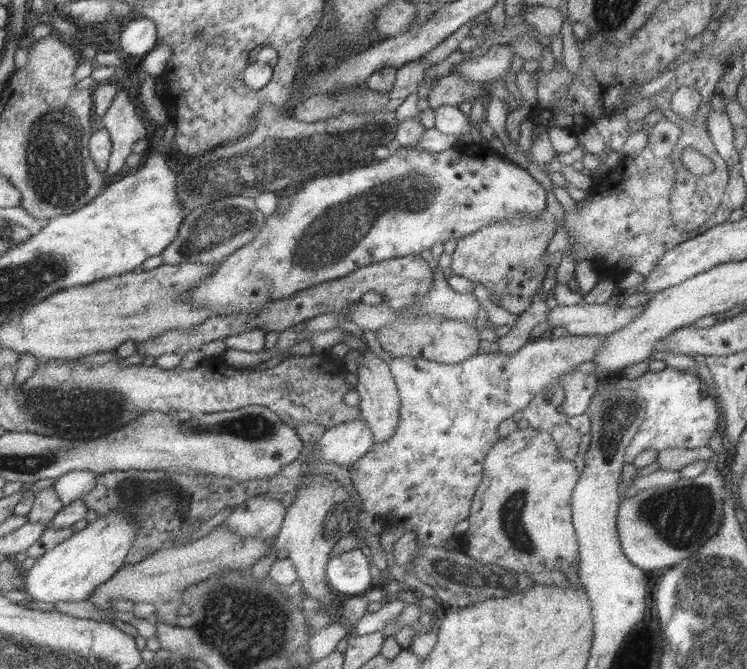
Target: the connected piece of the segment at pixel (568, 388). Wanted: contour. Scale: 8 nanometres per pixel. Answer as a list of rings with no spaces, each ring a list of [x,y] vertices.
[[[575,371],[563,375],[561,378],[564,392],[562,413],[569,418],[583,414],[588,406],[589,399],[596,393],[600,380],[599,372],[585,374]]]

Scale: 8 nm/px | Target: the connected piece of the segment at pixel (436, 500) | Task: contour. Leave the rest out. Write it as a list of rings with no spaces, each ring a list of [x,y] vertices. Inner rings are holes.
[[[545,335],[525,341],[525,344],[523,344],[517,352],[513,352],[513,354],[506,355],[505,353],[491,353],[488,351],[482,354],[475,354],[466,358],[464,361],[459,361],[457,364],[452,365],[408,356],[393,357],[389,363],[389,367],[400,400],[397,426],[393,434],[386,441],[372,445],[359,460],[356,460],[348,467],[351,484],[353,484],[354,489],[357,491],[357,496],[361,501],[359,510],[376,516],[377,519],[380,519],[380,522],[385,519],[384,516],[390,514],[390,516],[393,516],[396,520],[391,527],[403,528],[404,532],[415,532],[416,546],[420,546],[420,548],[425,548],[426,546],[443,548],[445,542],[454,536],[453,530],[455,530],[455,525],[460,520],[465,520],[470,513],[472,496],[482,479],[483,464],[481,464],[481,462],[483,462],[491,446],[501,438],[501,436],[497,434],[499,422],[511,417],[517,411],[522,411],[533,396],[536,396],[543,390],[543,388],[549,384],[550,380],[555,379],[555,376],[566,374],[566,372],[570,372],[570,370],[573,370],[578,364],[592,360],[597,349],[602,345],[602,337],[603,336],[600,335],[566,335],[557,339],[550,339],[549,335]]]

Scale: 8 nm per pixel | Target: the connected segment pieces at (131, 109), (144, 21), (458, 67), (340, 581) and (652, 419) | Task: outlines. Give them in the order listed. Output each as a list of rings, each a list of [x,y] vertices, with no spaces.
[[[118,88],[110,105],[101,117],[103,128],[110,134],[111,150],[107,158],[107,168],[103,172],[105,180],[109,174],[125,169],[126,156],[131,153],[133,142],[145,134],[143,120],[135,115],[135,104],[129,100],[127,92]]]
[[[134,18],[119,35],[119,48],[122,54],[145,56],[157,45],[154,22],[148,18]]]
[[[495,44],[477,58],[461,59],[450,72],[460,74],[471,82],[488,83],[497,77],[503,79],[513,55],[515,52],[511,46]]]
[[[351,549],[332,556],[326,564],[326,583],[335,592],[363,594],[375,584],[369,576],[367,558],[360,549]]]
[[[666,366],[657,372],[647,370],[635,380],[627,380],[621,375],[619,380],[614,380],[609,386],[613,390],[633,391],[645,401],[645,416],[625,449],[624,462],[627,464],[632,463],[637,454],[647,449],[659,452],[665,448],[704,447],[713,432],[719,428],[719,403],[707,396],[701,378],[695,378],[685,370]]]

